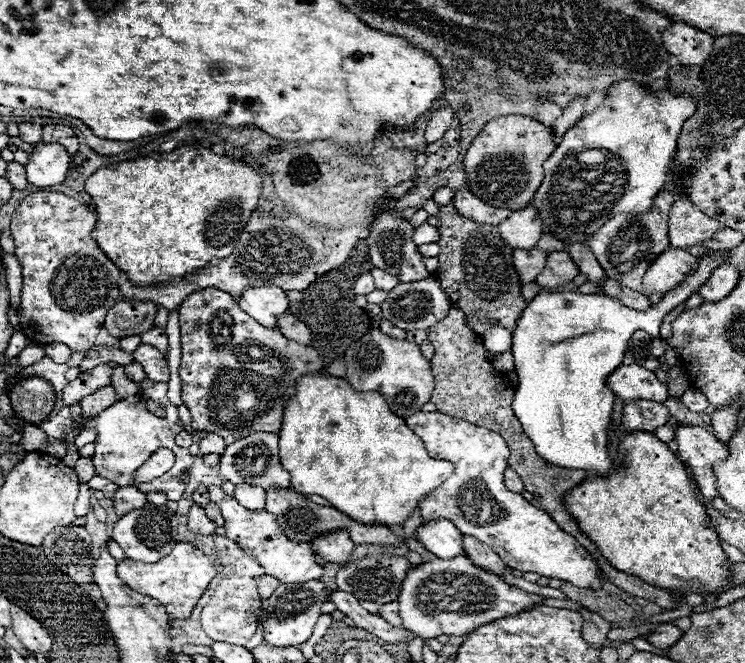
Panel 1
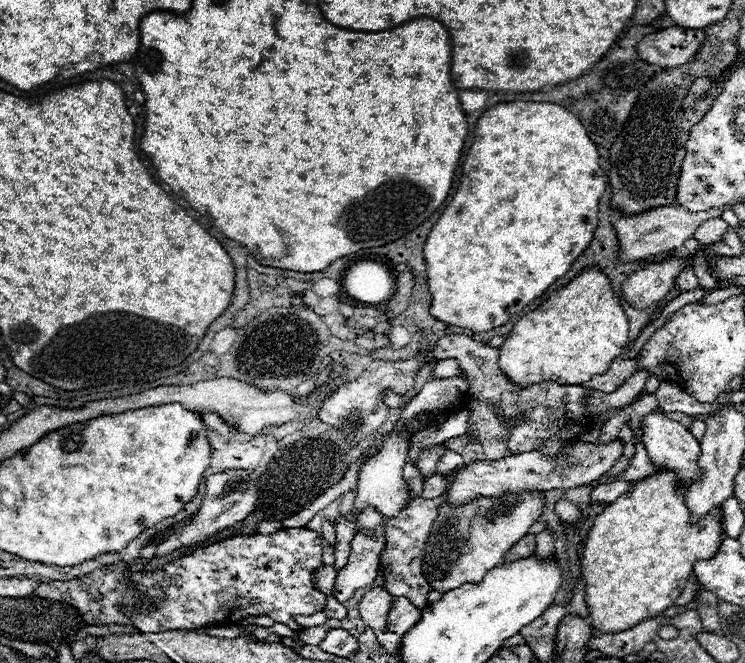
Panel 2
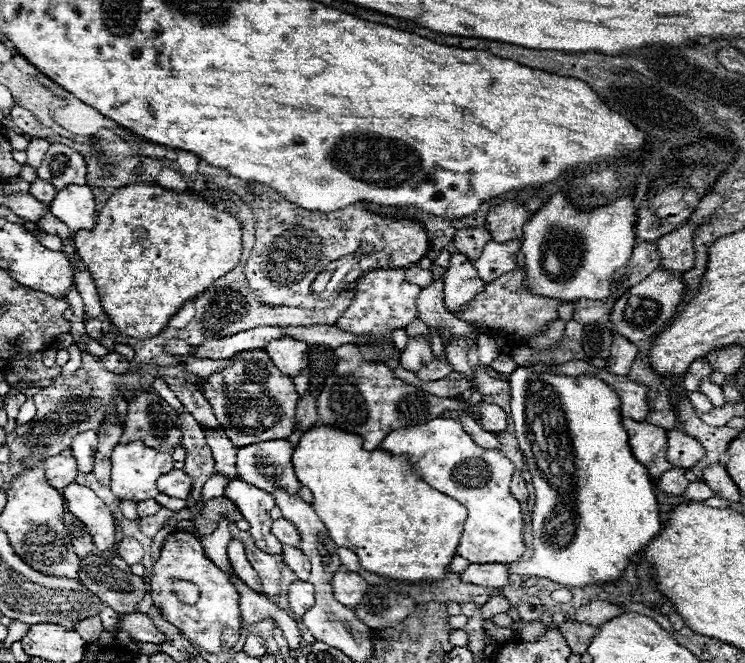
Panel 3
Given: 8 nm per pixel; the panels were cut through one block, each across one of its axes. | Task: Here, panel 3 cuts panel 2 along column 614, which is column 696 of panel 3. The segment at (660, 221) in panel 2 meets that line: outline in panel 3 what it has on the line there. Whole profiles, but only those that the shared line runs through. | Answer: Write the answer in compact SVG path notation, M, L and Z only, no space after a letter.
M684 222L676 232L670 232L658 240L662 256L662 268L672 272L686 272L694 266L694 234L702 222Z

